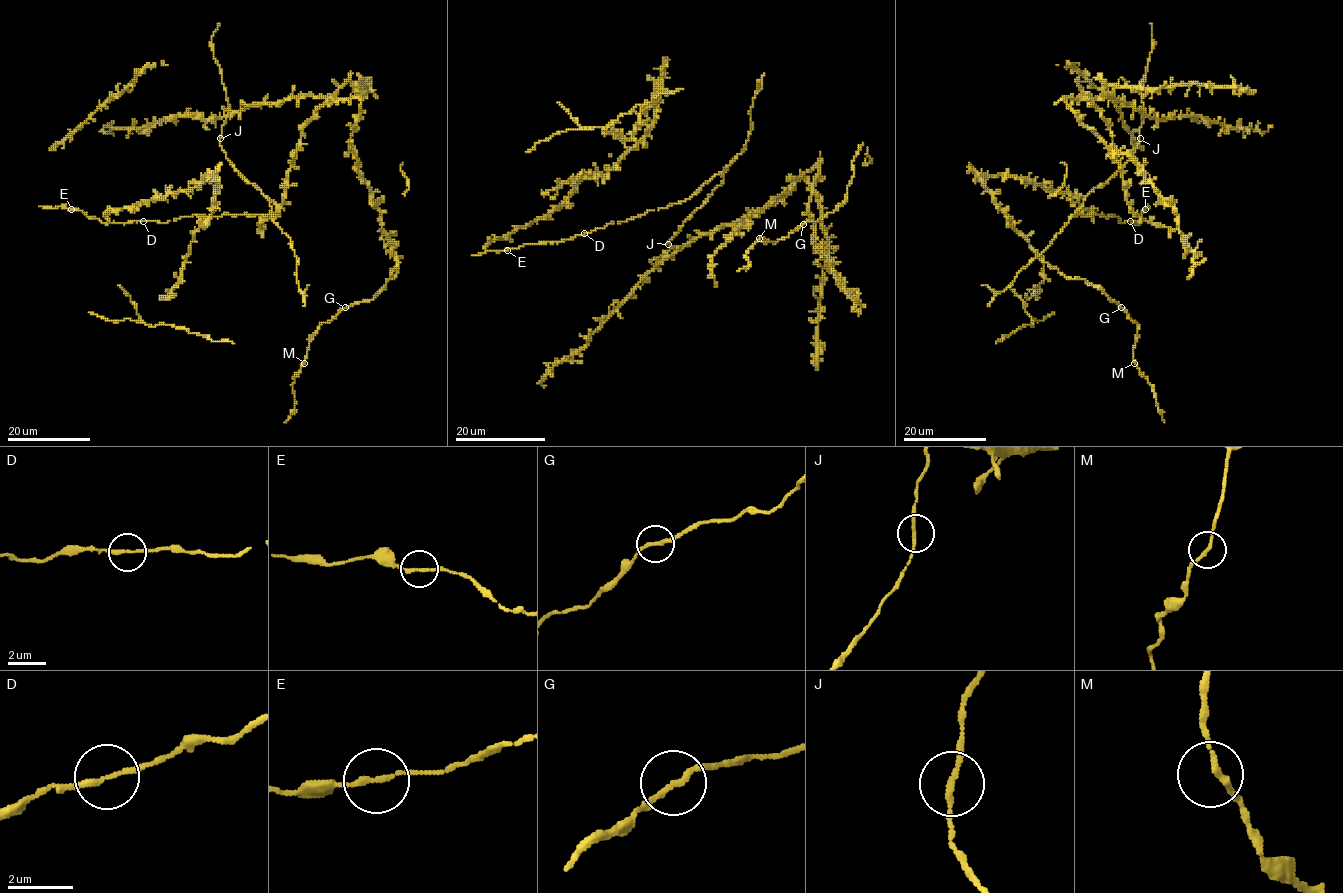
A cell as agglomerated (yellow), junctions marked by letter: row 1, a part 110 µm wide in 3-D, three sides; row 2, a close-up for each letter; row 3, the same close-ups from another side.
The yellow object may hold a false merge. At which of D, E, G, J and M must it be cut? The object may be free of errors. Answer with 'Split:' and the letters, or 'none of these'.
Split: none of these

